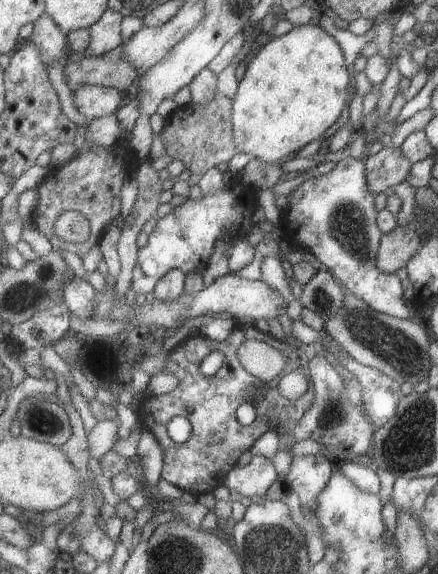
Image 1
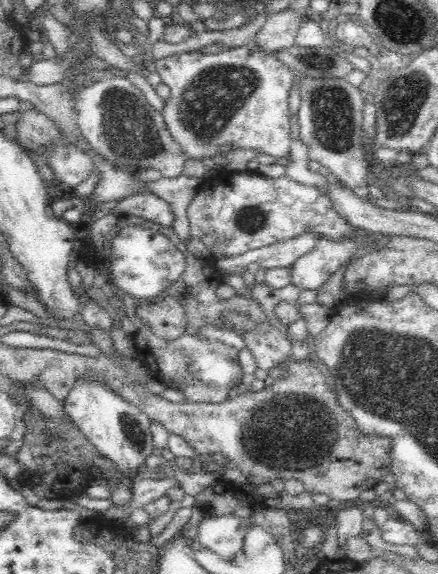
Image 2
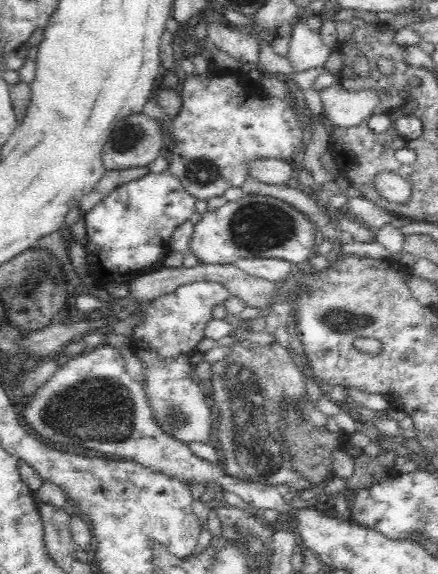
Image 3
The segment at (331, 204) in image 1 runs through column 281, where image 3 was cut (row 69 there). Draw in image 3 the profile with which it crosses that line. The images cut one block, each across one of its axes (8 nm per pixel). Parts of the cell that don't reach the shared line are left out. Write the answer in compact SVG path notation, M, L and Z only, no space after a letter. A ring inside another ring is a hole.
M225 68L218 74L202 76L186 76L181 90L182 110L173 120L172 158L166 169L171 176L176 176L182 187L198 200L206 200L214 196L224 196L226 190L241 185L250 178L244 160L250 158L282 158L290 159L292 152L302 146L302 128L299 119L288 103L263 92L259 83L252 83L246 70L235 71Z

